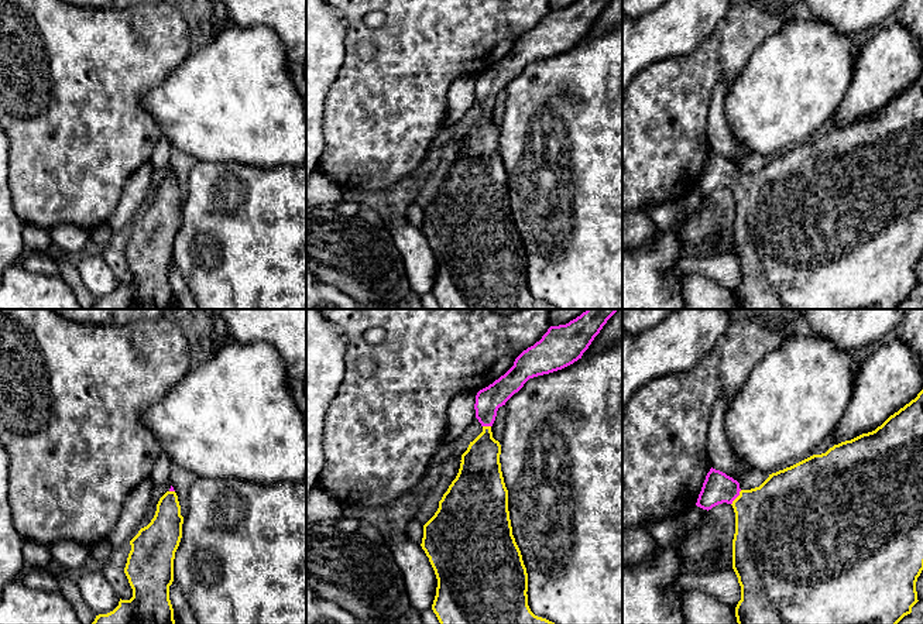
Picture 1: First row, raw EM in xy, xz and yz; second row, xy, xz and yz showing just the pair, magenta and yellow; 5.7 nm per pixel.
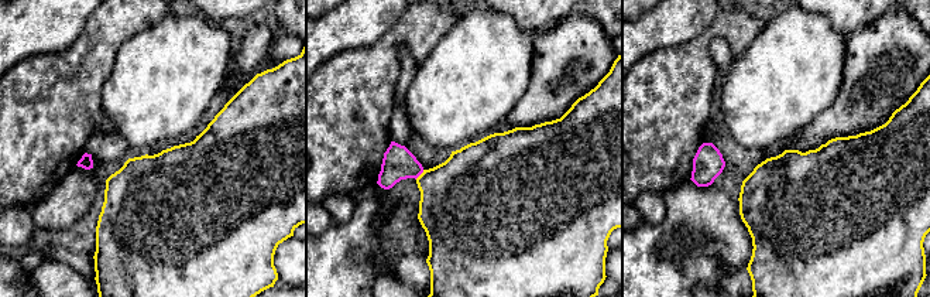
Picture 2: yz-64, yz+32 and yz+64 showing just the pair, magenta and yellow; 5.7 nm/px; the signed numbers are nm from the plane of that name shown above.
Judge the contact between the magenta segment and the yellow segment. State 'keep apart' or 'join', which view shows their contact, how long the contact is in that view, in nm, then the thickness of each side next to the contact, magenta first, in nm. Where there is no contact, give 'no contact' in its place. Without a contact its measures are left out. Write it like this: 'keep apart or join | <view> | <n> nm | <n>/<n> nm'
join | yz | 110 nm | 170/440 nm

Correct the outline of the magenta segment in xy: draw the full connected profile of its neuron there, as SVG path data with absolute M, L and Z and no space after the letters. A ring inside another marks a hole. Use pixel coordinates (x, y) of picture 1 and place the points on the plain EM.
M171 169L159 182L151 206L130 224L124 257L133 281L120 282L113 295L96 299L92 309L175 309L169 270L182 208L178 179Z

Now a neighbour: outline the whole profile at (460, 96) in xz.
M466 75L450 85L446 100L446 126L454 126L476 103L476 79L477 76Z

